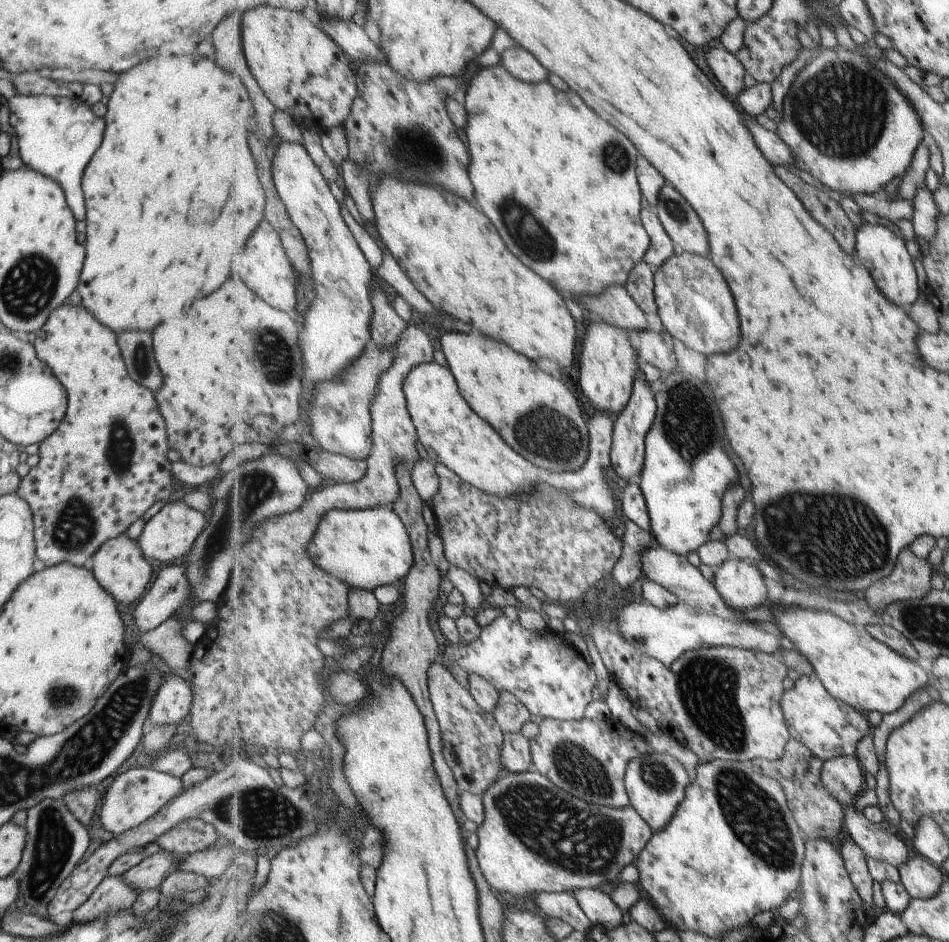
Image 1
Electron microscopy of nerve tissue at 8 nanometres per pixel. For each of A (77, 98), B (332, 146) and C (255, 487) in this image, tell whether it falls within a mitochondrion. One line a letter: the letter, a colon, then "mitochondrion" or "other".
A: other
B: other
C: mitochondrion

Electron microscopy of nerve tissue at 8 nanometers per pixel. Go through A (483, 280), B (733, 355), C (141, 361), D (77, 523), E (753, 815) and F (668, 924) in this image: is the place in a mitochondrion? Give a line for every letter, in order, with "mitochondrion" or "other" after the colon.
A: other
B: other
C: mitochondrion
D: mitochondrion
E: mitochondrion
F: other

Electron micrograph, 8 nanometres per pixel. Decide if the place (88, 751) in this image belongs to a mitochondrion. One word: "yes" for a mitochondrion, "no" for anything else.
yes

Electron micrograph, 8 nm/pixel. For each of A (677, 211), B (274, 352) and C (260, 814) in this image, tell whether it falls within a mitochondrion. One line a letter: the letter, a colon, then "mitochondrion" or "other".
A: mitochondrion
B: mitochondrion
C: mitochondrion

